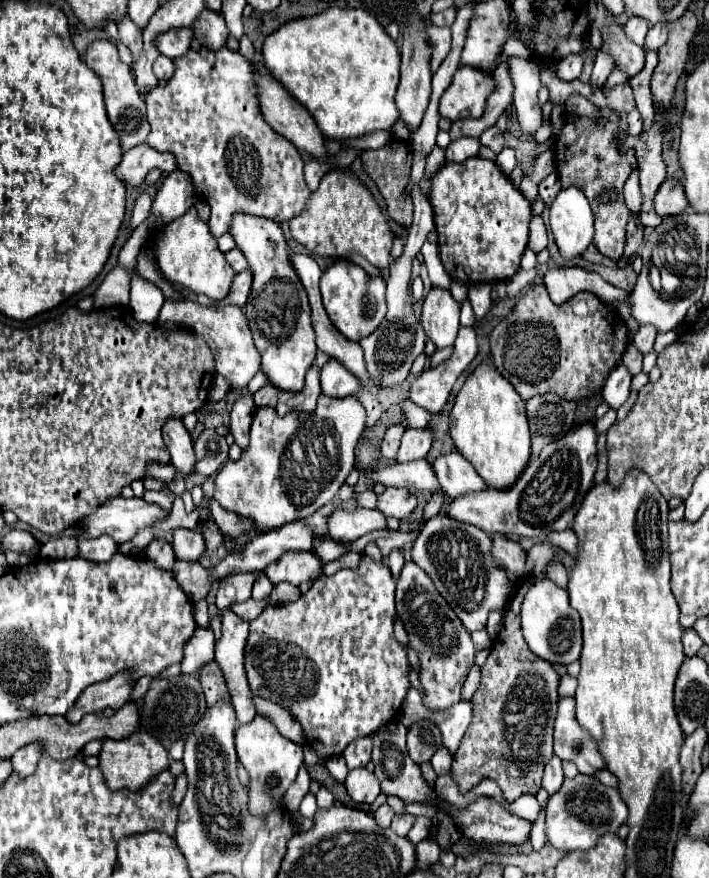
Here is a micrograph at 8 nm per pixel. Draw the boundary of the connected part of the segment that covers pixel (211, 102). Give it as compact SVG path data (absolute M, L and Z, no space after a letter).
M200 47L198 51L188 49L186 55L174 59L174 75L170 81L146 95L146 107L148 123L152 127L148 145L156 151L170 151L176 157L178 169L192 177L196 195L212 209L208 227L214 237L228 233L234 213L250 213L284 223L304 209L310 189L302 173L302 155L262 119L254 93L254 69L240 53L230 51L228 47L218 51L210 51L208 47Z

